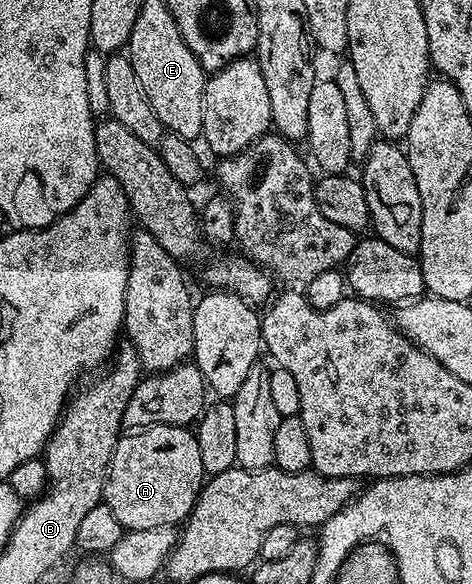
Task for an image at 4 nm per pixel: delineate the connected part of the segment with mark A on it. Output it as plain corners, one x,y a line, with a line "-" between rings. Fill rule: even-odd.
146,427
121,434
119,441
116,442
116,448
110,457
108,476
104,482
103,502
107,503
110,513
118,517
125,531
176,527
187,520
205,482
202,456
198,453
198,441
188,427

